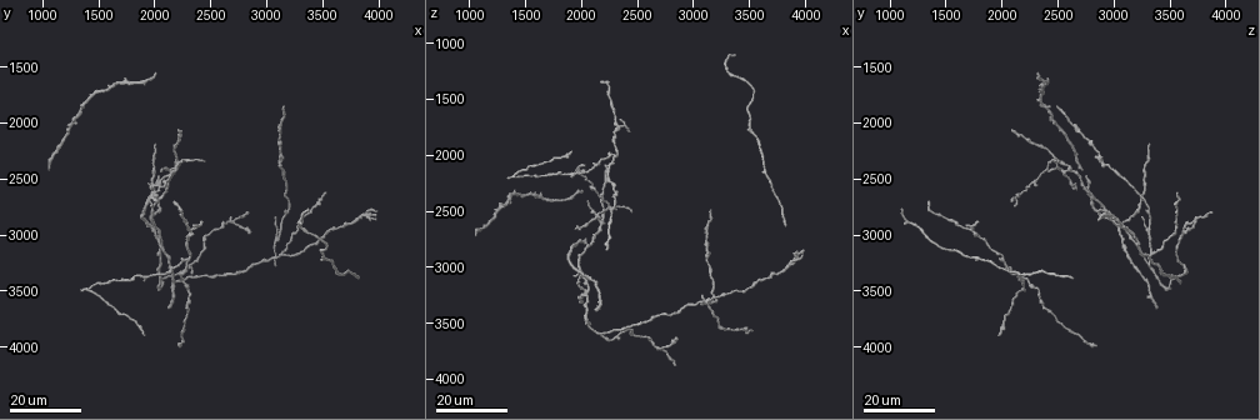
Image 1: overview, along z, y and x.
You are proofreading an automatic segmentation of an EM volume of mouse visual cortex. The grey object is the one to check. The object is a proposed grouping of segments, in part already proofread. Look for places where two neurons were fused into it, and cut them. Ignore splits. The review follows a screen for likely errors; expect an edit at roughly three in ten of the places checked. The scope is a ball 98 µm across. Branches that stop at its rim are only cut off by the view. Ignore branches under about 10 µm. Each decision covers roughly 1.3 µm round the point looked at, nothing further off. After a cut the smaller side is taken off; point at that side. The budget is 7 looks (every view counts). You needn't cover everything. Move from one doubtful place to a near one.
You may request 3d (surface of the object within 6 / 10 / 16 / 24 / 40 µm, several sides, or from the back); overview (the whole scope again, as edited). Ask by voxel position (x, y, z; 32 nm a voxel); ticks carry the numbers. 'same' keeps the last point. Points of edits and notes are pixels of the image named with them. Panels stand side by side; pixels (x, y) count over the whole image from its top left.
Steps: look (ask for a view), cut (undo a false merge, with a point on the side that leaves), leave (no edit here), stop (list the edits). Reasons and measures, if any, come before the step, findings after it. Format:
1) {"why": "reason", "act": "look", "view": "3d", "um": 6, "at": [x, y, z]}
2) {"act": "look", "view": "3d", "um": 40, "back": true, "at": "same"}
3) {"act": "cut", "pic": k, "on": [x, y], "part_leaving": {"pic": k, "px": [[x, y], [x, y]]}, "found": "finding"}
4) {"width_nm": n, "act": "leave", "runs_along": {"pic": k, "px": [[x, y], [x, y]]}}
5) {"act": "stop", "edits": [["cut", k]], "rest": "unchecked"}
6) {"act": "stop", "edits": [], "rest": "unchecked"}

{"why": "two arms in line, one across", "act": "look", "view": "3d", "um": 24, "at": [2300, 3240, 2000]}

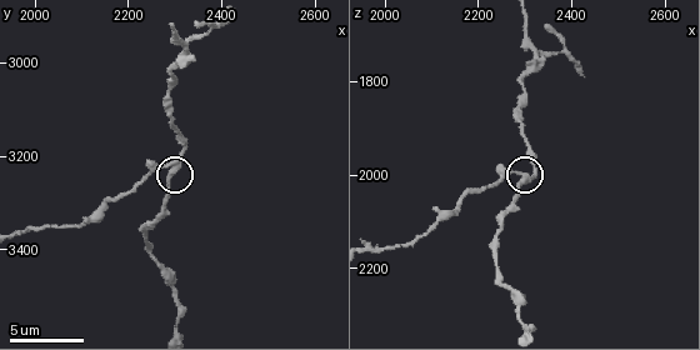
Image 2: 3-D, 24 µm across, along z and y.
{"act": "look", "view": "3d", "um": 10, "at": [2300, 3230, 2015]}

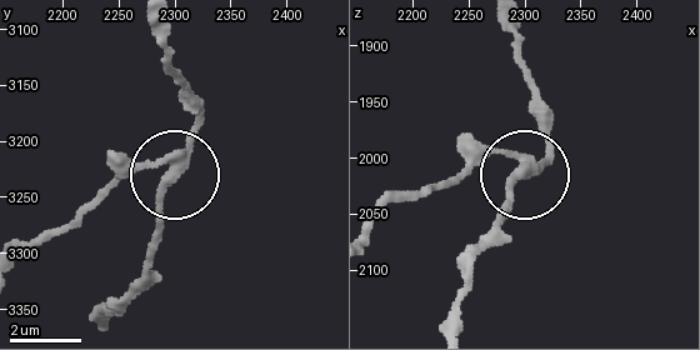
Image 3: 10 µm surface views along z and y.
{"arms": 3, "act": "cut", "pic": 3, "on": [130, 173], "found": "a second neuron is stuck on"}

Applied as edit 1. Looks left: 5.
{"why": "redraw", "act": "look", "view": "overview"}

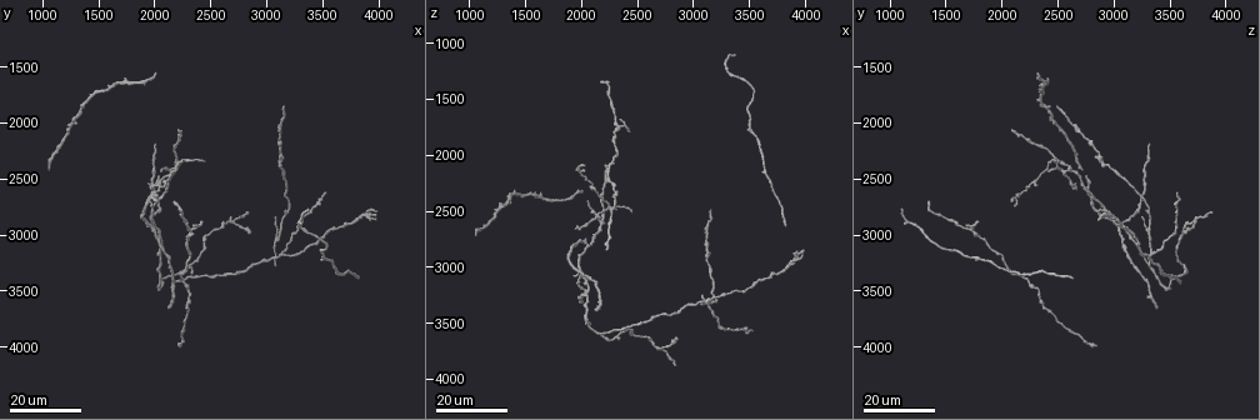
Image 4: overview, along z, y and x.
{"why": "two arms at a narrow angle", "act": "look", "view": "3d", "um": 24, "at": [2580, 2920, 3620]}

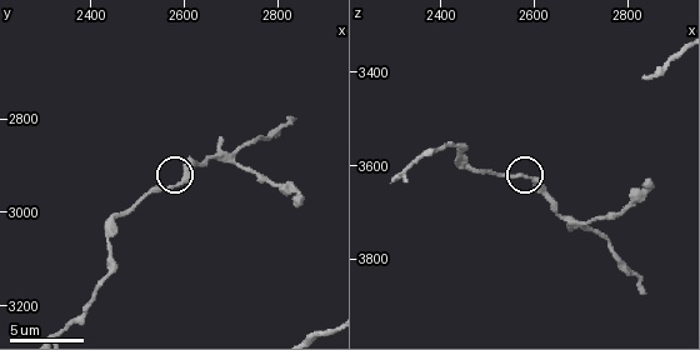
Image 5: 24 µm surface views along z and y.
{"act": "look", "view": "3d", "um": 10, "at": [2590, 2945, 3620]}

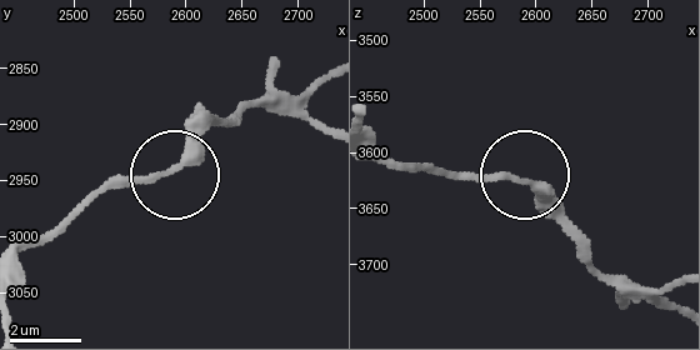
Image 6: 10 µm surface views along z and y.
{"width_nm": 210, "act": "leave", "runs_along": {"pic": 6, "px": [[376, 158], [518, 179], [561, 221]]}, "found": "continuous, no second neuron"}

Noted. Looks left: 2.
{"why": "looks like a crossing", "act": "look", "view": "3d", "um": 24, "at": [2160, 2420, 2560]}

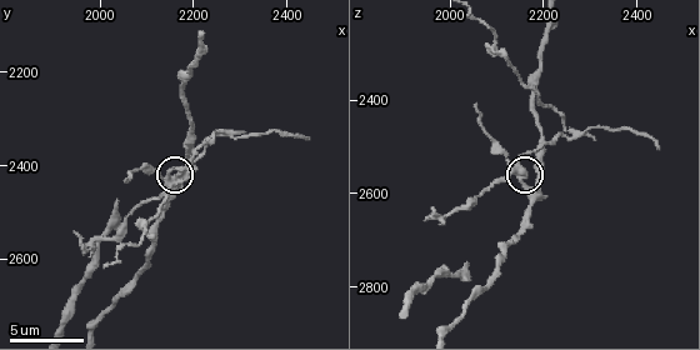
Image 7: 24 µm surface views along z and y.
{"act": "look", "view": "3d", "um": 6, "at": [2145, 2450, 2545]}

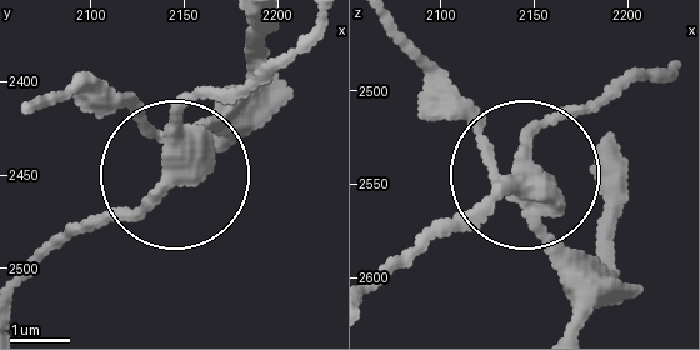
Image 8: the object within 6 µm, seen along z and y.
{"arms": 4, "act": "cut", "pic": 8, "on": [135, 215], "part_leaving": {"pic": 8, "px": [[191, 145], [181, 115], [251, 85], [311, 25]]}, "found": "a second neuron is stuck on"}

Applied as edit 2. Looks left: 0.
{"act": "stop", "edits": [["cut", 3], ["cut", 8]], "rest": "unchecked"}

